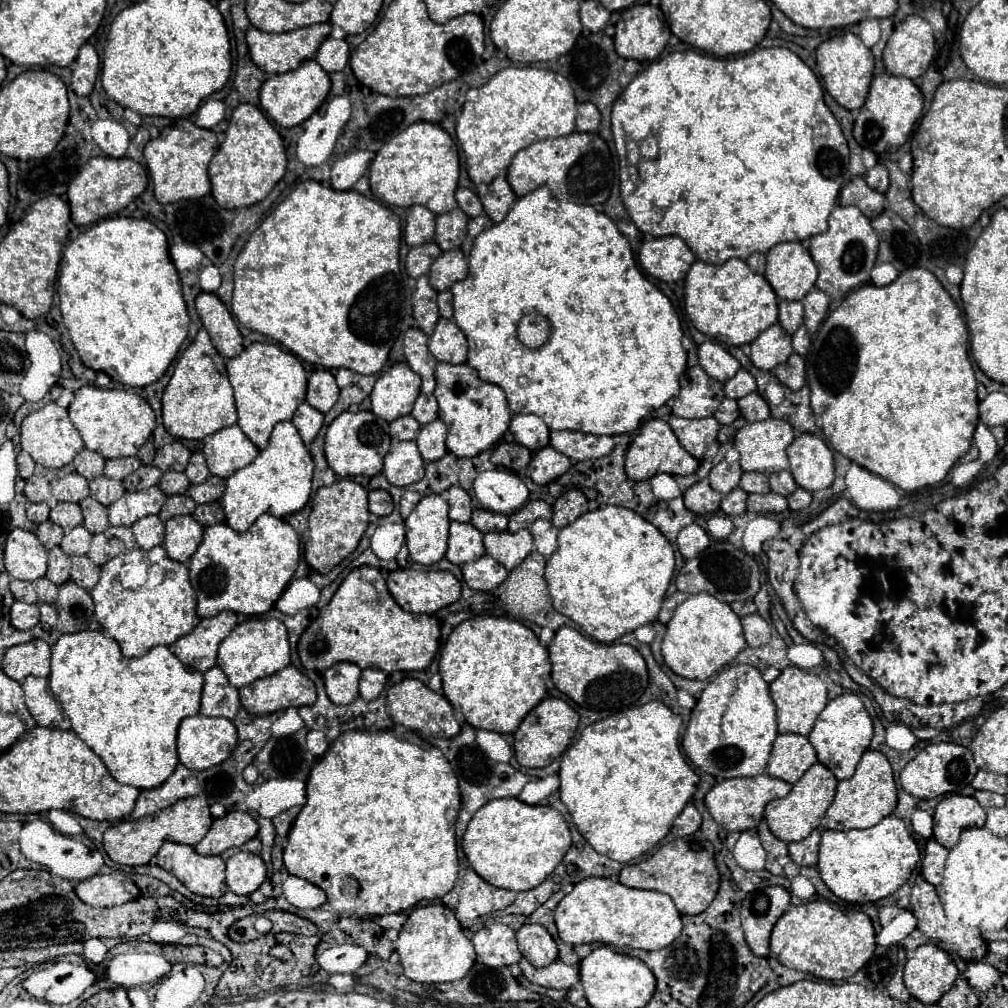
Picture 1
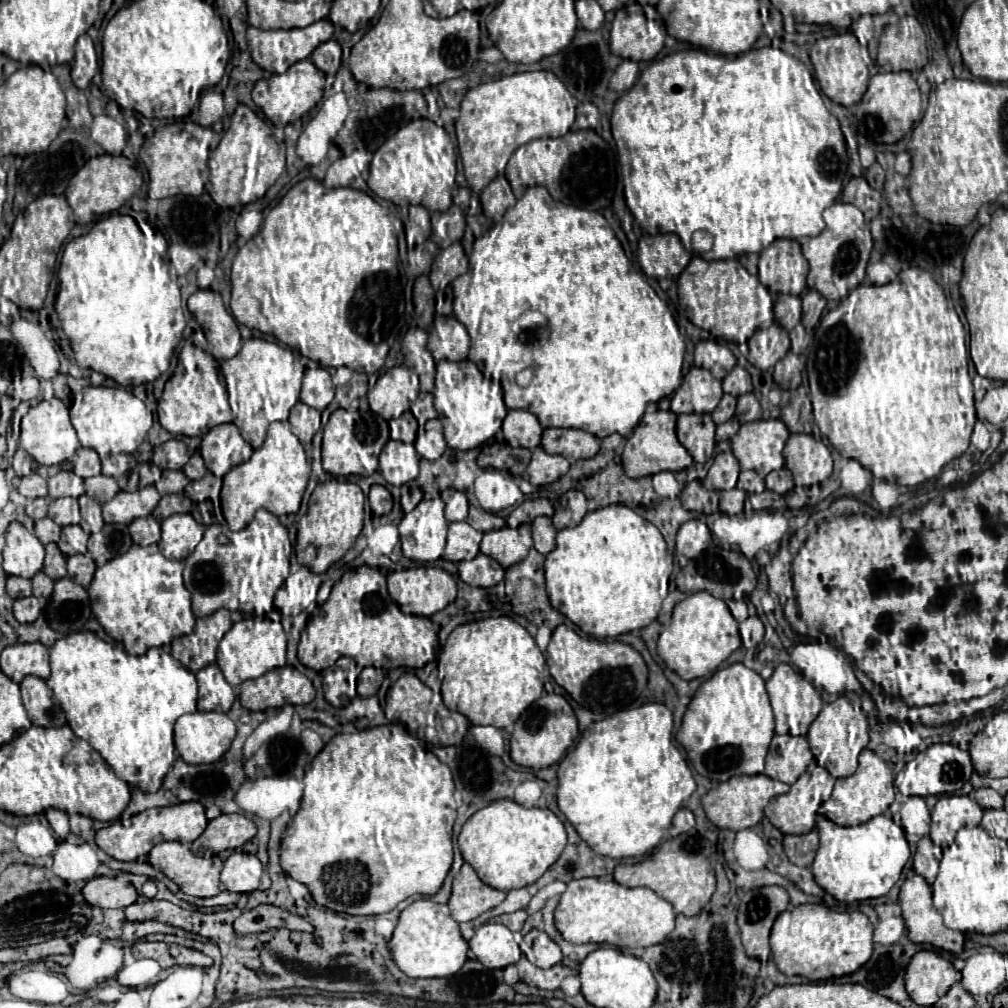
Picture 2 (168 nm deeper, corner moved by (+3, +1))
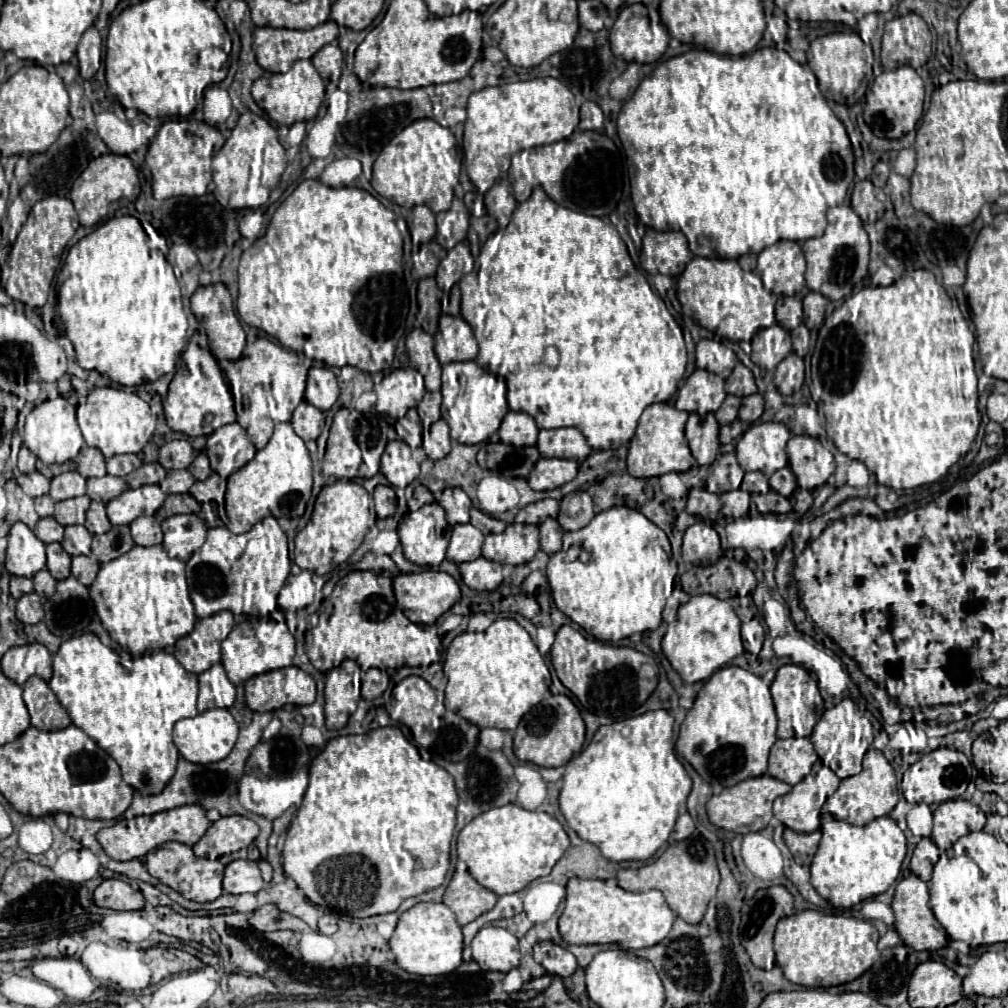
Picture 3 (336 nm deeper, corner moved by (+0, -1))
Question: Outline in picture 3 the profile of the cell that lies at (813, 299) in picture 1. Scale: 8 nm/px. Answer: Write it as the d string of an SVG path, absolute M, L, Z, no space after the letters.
M809 292L809 294L803 298L803 324L805 324L809 330L819 328L819 326L823 324L825 306L827 306L827 298L823 298L823 294Z

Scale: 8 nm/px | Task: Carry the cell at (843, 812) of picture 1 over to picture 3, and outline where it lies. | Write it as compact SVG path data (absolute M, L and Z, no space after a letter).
M871 748L863 758L863 770L857 776L841 780L841 786L837 788L837 792L827 798L823 812L829 812L837 820L845 820L849 824L865 826L867 822L889 814L895 808L897 800L899 800L899 790L897 790L897 778L891 764L879 750Z

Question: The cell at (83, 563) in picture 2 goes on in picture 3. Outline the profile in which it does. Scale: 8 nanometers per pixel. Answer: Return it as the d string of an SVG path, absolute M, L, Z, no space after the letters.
M75 556L73 564L71 564L71 574L75 578L79 578L79 582L89 586L95 580L99 568L101 568L101 564L97 562L97 558L93 558L93 556Z

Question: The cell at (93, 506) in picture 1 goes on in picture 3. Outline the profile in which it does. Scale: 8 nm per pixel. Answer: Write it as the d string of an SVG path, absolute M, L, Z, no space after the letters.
M91 502L89 510L87 510L87 522L85 528L91 534L105 534L111 528L111 522L105 514L105 504L103 502Z

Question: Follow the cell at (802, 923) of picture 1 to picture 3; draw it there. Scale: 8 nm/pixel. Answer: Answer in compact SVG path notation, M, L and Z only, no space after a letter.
M803 910L779 920L775 930L775 960L789 982L807 988L831 988L853 982L881 958L877 940L879 932L867 920Z

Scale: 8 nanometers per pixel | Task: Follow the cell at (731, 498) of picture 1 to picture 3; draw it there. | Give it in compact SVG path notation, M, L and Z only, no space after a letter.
M729 490L729 492L721 494L721 502L723 502L721 512L731 518L745 516L749 510L749 494L743 490Z

